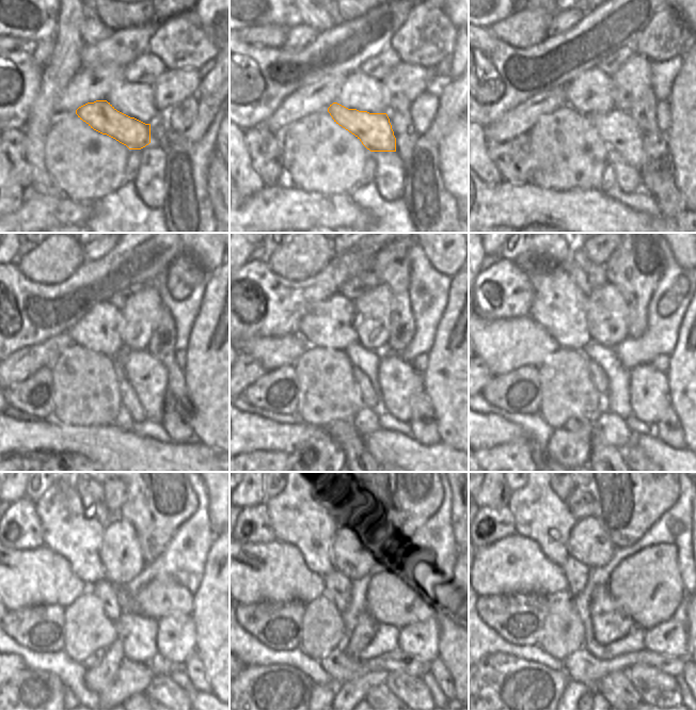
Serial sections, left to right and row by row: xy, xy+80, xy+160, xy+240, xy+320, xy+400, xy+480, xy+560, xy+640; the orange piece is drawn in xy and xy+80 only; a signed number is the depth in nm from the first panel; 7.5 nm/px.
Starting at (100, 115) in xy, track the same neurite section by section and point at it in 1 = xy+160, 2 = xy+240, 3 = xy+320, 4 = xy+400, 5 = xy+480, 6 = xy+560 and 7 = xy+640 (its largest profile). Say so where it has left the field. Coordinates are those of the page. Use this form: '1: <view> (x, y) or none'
1: xy+160 (617, 128)
2: xy+240 (148, 377)
3: xy+320 (398, 380)
4: xy+400 (648, 390)
5: xy+480 (175, 633)
6: xy+560 (420, 638)
7: xy+640 (669, 636)

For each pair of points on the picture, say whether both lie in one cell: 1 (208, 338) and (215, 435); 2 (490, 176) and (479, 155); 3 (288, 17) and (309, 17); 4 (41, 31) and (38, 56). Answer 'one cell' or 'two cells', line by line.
1: one cell
2: one cell
3: two cells
4: two cells

